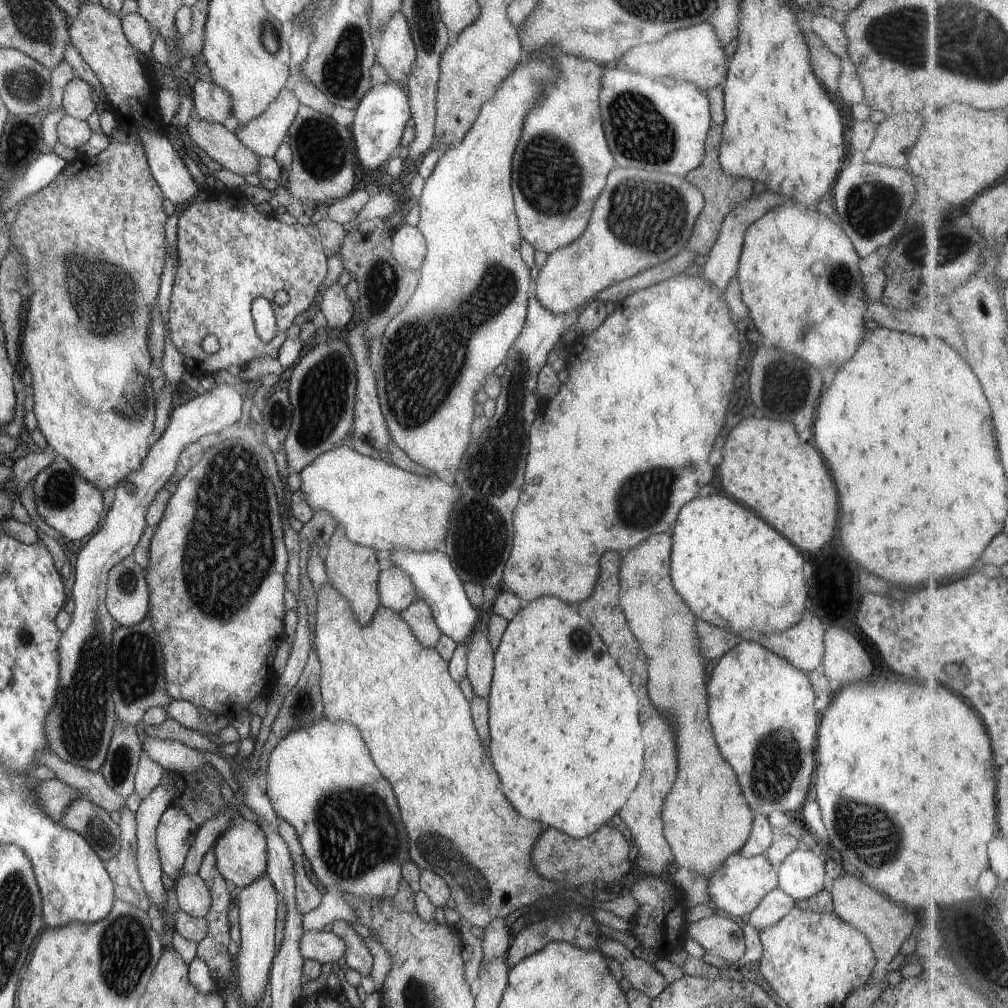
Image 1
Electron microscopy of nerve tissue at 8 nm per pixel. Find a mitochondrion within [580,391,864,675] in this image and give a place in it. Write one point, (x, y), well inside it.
(642, 501)

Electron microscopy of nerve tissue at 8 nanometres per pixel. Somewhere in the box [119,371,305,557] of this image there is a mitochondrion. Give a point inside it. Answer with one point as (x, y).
(279, 418)

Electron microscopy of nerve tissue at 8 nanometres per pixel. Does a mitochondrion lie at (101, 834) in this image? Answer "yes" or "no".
yes

